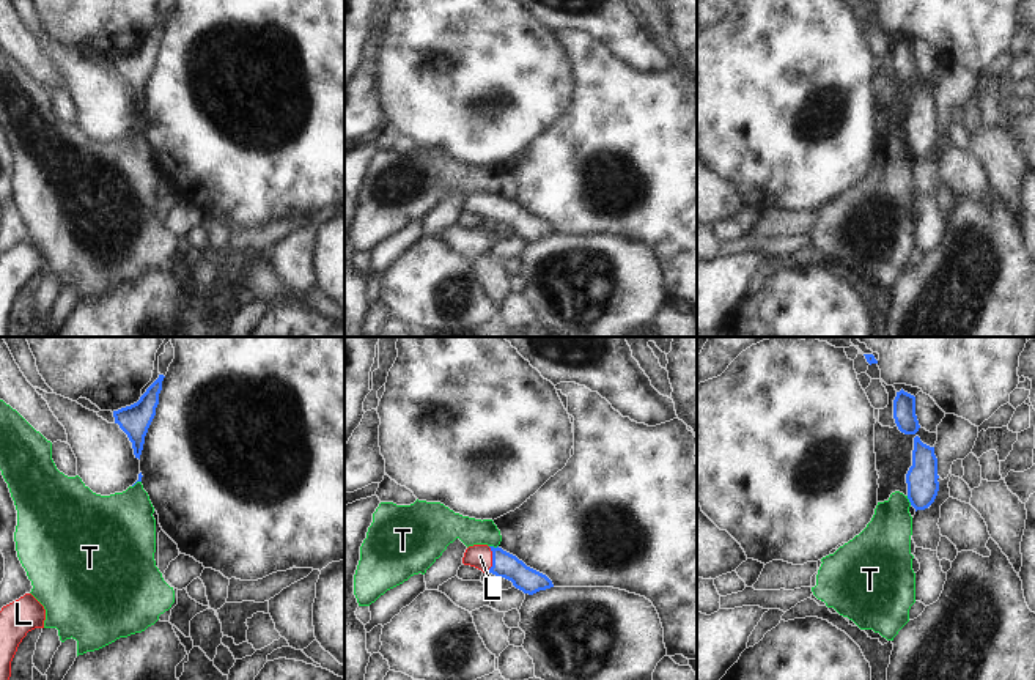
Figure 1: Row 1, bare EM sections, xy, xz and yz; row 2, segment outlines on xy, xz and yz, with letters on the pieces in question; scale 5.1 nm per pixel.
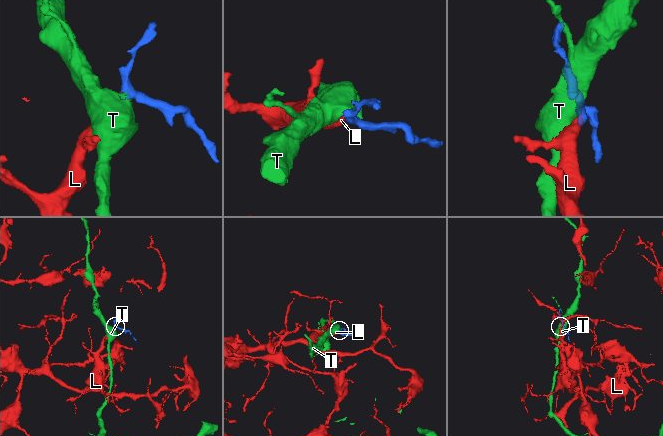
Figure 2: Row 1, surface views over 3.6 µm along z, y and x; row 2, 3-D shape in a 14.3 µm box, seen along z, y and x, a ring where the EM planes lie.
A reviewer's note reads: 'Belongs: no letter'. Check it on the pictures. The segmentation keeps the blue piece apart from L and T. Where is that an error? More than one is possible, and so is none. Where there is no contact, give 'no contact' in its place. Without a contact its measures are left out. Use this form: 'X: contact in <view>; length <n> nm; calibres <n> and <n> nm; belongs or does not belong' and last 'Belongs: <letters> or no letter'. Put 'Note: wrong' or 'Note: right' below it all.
L: contact in xz; length 130 nm; calibres 130 and 130 nm; belongs
T: contact in xz; length 50 nm; calibres 130 and 150 nm; does not belong
Belongs: L
Note: wrong

